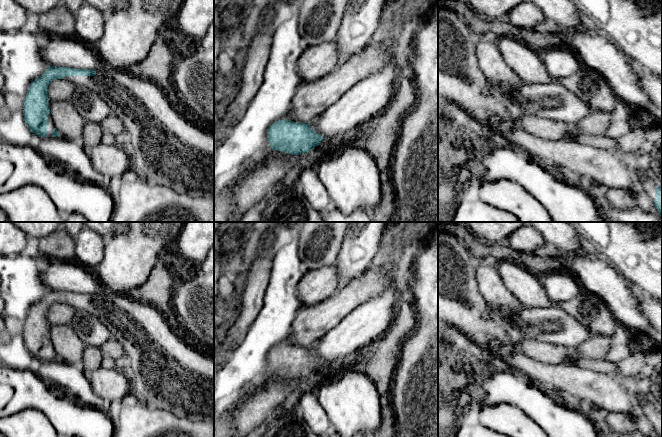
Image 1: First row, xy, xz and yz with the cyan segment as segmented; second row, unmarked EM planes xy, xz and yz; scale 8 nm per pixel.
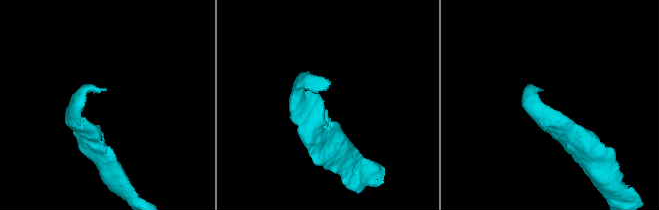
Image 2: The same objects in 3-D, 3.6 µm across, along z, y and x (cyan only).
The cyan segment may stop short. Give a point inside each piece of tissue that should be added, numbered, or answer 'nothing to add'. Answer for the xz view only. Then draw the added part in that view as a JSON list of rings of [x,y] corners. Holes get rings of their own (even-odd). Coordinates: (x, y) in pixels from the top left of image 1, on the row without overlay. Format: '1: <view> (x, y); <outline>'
1: xz (328, 370); [[[362,351],[336,360],[325,361],[318,370],[314,370],[313,373],[307,377],[300,378],[299,394],[318,390],[320,386],[333,380],[344,369],[353,368],[361,354]]]

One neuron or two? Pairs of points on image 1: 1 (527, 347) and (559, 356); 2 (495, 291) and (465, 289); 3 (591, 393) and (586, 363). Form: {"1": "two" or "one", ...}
{"1": "one", "2": "two", "3": "two"}

